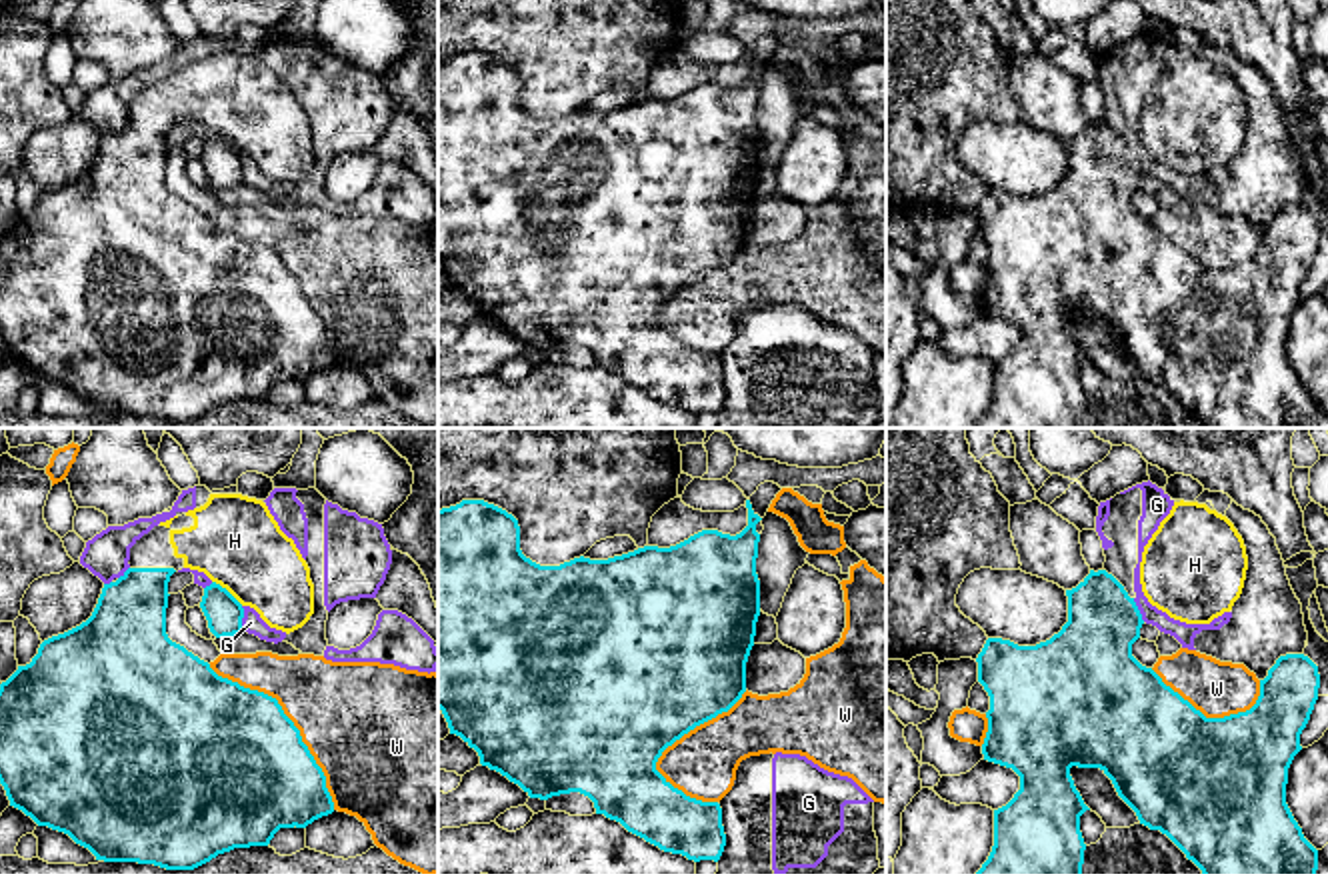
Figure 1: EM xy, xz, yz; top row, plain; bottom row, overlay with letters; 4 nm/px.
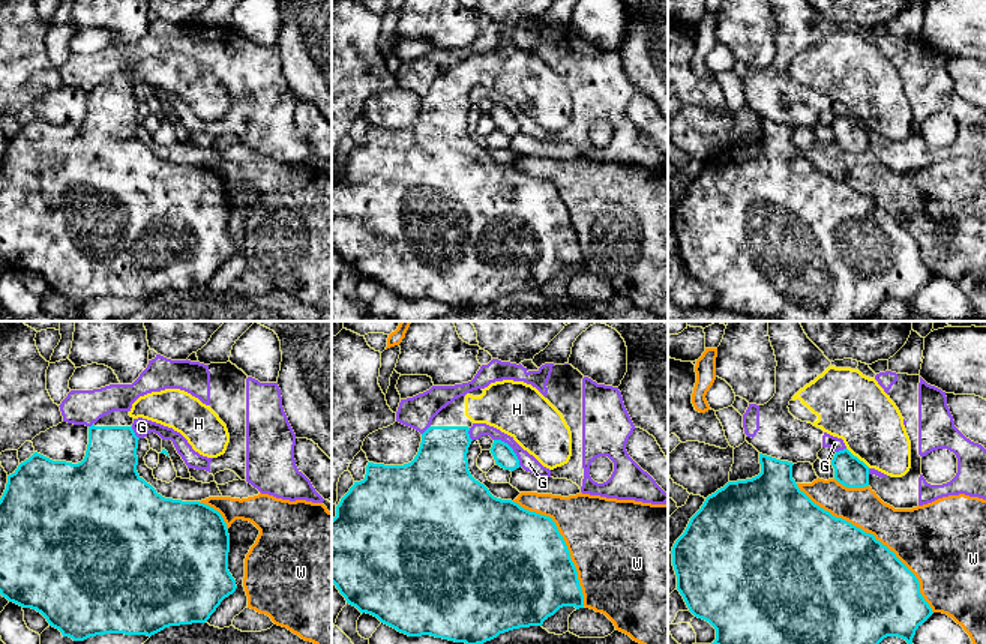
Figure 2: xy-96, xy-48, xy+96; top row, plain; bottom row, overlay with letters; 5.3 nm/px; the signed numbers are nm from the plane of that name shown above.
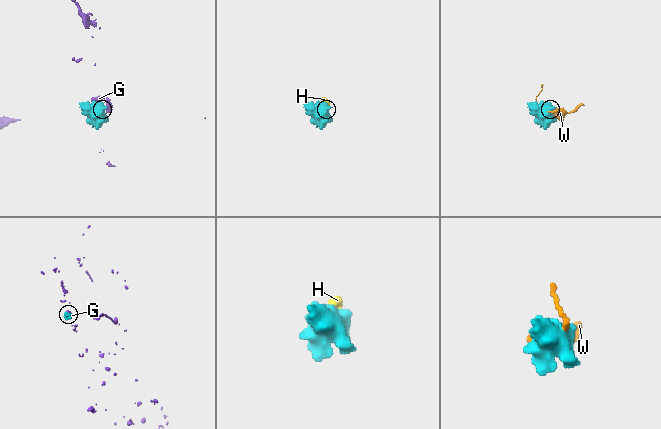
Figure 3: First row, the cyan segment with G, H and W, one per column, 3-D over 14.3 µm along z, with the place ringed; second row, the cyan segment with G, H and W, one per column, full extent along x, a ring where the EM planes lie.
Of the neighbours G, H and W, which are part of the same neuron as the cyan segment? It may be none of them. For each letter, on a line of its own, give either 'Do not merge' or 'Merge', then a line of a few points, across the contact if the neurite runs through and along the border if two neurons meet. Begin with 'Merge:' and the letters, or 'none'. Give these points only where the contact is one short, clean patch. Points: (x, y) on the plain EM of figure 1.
Merge: H
G: Do not merge
H: Merge. Line: xy (222, 162), (226, 142), (234, 134), (234, 92)
W: Do not merge

